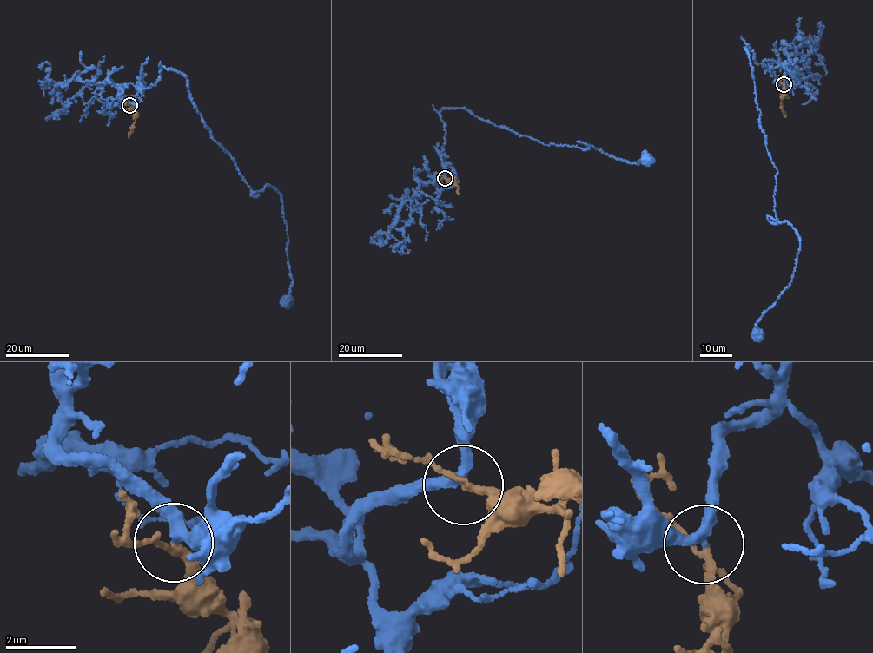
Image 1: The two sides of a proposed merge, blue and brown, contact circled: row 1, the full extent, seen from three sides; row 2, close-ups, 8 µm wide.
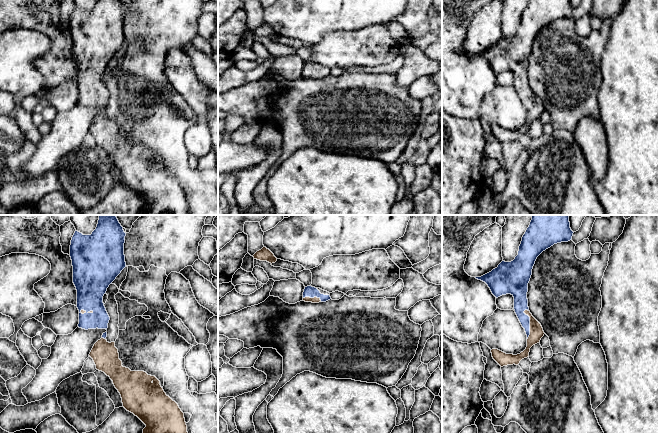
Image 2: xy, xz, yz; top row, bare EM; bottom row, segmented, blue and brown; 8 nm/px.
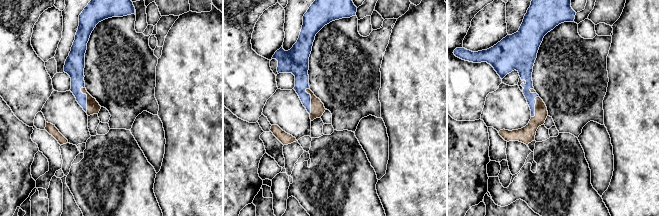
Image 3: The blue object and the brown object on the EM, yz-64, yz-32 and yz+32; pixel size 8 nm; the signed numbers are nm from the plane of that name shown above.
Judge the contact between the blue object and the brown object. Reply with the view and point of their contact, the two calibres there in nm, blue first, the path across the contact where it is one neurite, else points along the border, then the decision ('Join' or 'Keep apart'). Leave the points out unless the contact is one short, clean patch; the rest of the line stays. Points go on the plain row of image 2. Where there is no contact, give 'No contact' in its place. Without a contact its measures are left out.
Touches blue at yz (529, 100). Thickness 110 nm (blue) against 110 nm. Path across: yz (520, 71), (520, 82), (529, 100), (536, 107). Join

